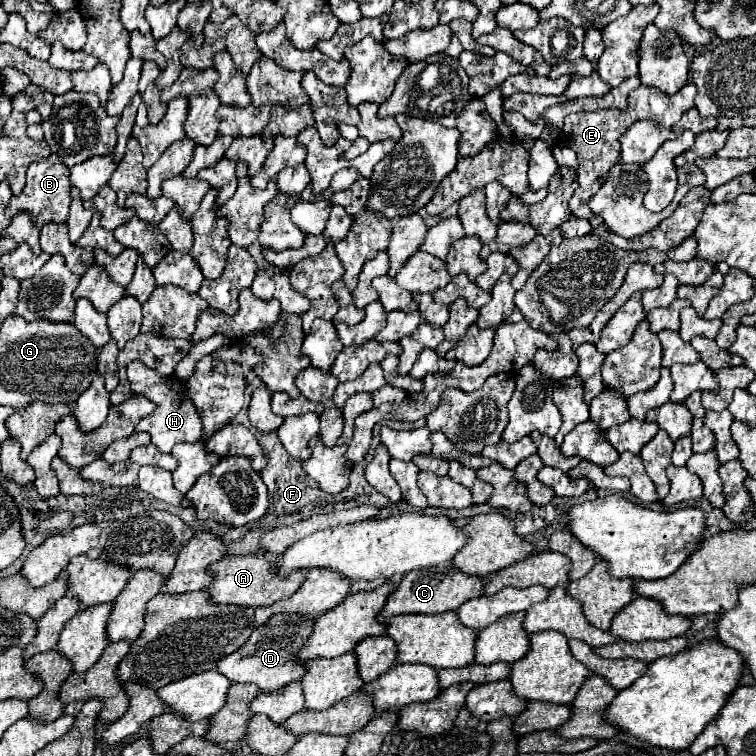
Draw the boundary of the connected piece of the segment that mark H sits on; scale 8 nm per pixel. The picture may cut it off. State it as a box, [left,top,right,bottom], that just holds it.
[128,360,202,452]

